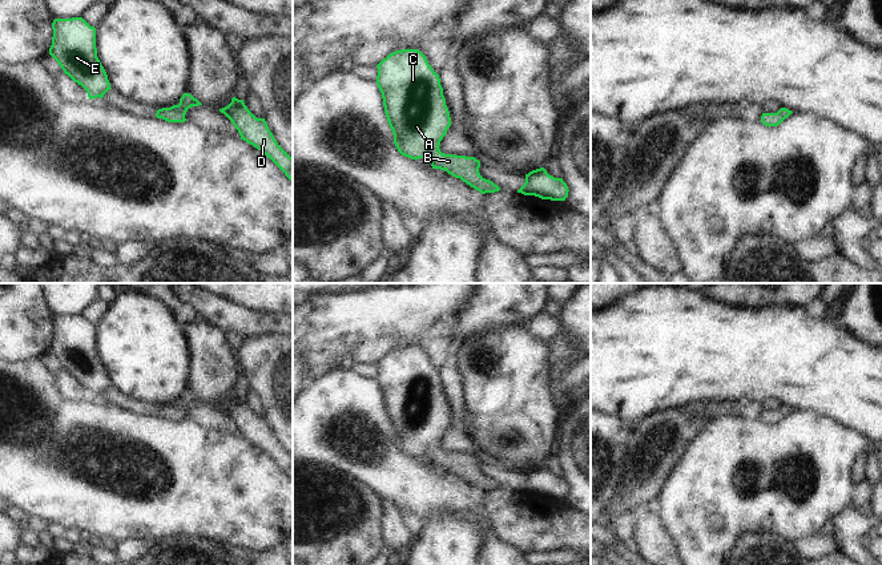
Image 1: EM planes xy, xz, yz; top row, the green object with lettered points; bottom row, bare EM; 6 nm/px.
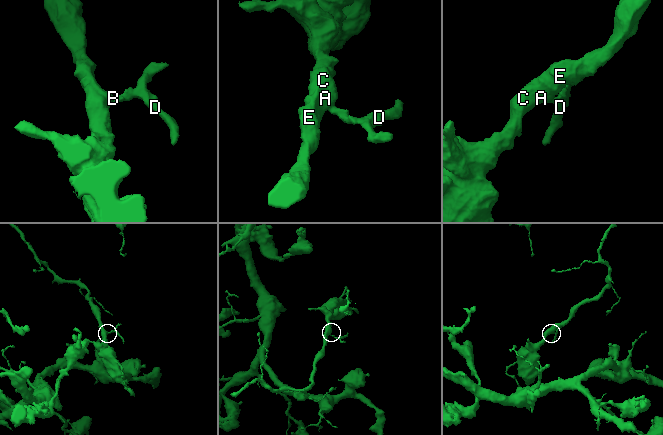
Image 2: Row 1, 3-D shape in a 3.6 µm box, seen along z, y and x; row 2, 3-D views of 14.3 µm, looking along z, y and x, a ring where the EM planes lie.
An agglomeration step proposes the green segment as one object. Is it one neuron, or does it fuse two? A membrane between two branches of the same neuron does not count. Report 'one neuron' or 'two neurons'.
one neuron

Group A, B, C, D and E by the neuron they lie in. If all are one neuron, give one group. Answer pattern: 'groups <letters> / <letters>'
groups A B C D E

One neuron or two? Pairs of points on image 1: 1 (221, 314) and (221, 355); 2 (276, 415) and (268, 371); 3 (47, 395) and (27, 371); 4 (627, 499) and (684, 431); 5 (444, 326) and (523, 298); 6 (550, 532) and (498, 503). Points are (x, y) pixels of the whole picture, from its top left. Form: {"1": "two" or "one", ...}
{"1": "two", "2": "one", "3": "one", "4": "one", "5": "two", "6": "one"}

